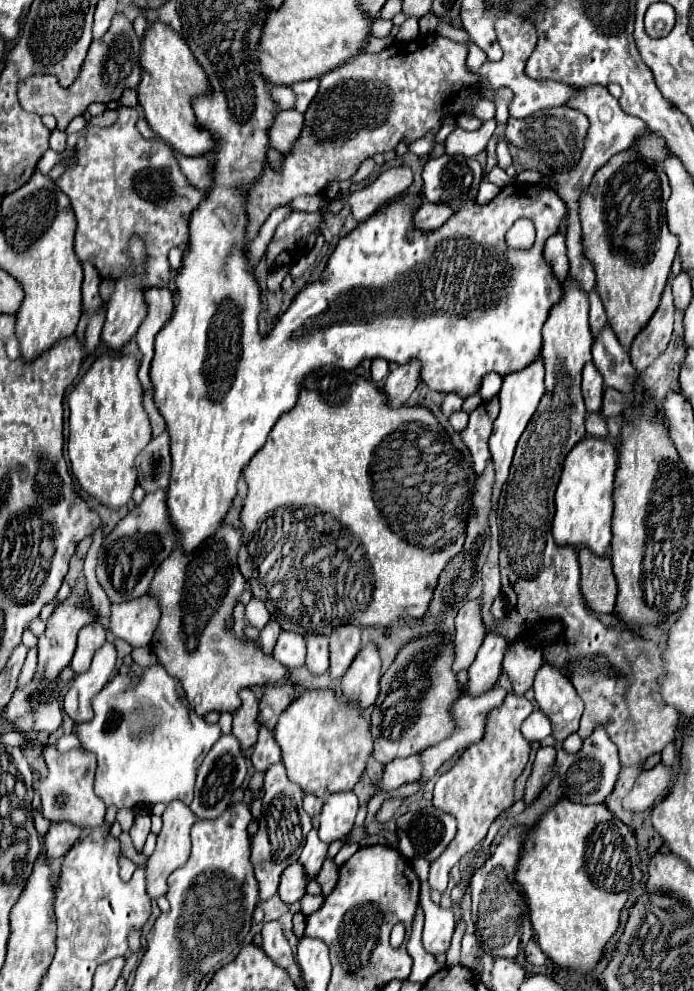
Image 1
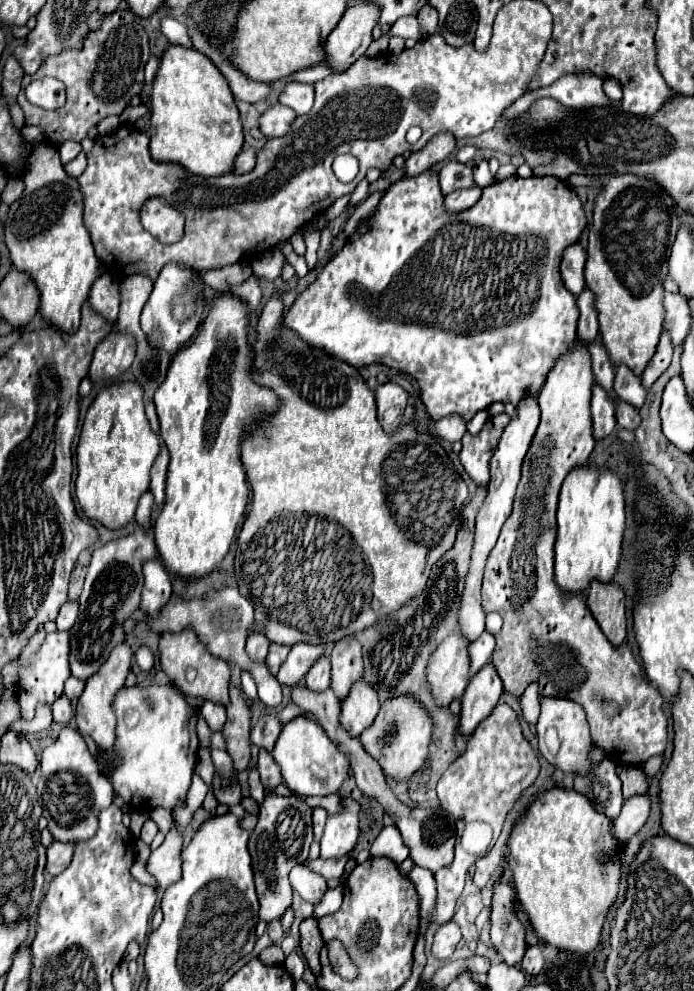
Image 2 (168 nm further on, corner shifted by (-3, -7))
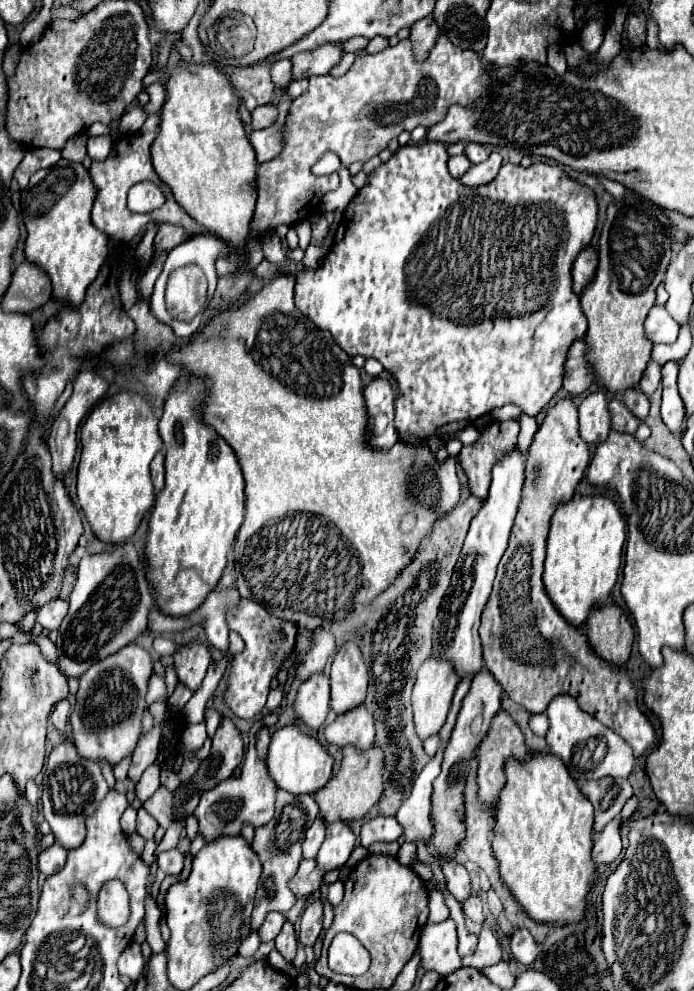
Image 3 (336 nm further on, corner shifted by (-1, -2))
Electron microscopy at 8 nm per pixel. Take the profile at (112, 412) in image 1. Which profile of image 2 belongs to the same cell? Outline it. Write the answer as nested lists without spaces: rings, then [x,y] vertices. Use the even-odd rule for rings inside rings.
[[[115,382],[99,390],[91,402],[85,422],[81,426],[79,444],[75,450],[77,456],[77,480],[75,496],[87,518],[99,520],[107,528],[121,528],[133,520],[139,496],[149,488],[149,468],[159,452],[159,436],[149,428],[145,406],[143,406],[143,388],[137,382]]]

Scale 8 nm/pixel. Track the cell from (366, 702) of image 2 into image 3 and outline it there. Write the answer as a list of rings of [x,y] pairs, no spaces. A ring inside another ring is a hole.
[[[361,705],[345,717],[337,717],[329,727],[325,727],[325,739],[337,747],[353,745],[357,751],[365,753],[373,745],[375,721],[373,715]]]

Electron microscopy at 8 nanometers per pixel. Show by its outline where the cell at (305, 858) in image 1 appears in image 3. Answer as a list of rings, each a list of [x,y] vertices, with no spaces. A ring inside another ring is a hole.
[[[313,901],[305,913],[301,915],[301,923],[299,923],[299,941],[307,947],[313,947],[319,933],[323,929],[323,905],[321,901]]]

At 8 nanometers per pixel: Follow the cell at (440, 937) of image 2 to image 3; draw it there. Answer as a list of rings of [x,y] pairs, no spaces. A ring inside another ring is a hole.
[[[453,919],[427,923],[421,933],[419,953],[425,971],[437,971],[439,975],[457,971],[461,967],[461,957],[457,953],[457,927]]]

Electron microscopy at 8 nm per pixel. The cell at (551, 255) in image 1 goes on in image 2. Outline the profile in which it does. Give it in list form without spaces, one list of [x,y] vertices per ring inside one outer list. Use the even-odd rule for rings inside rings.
[[[575,242],[571,246],[565,248],[563,252],[563,260],[561,260],[561,278],[563,284],[569,292],[573,292],[573,296],[577,296],[583,288],[585,288],[585,280],[583,280],[583,268],[585,268],[585,250]]]

